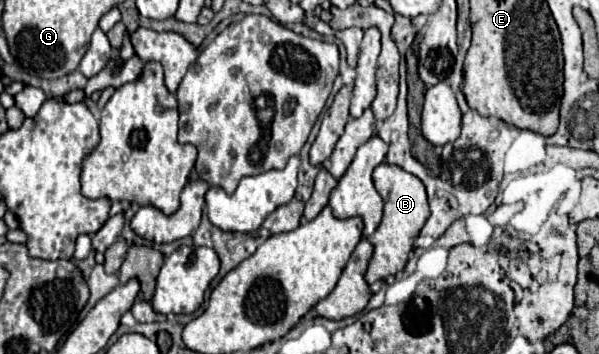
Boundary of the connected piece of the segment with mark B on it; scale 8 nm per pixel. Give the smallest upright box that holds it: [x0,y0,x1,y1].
[365,162,429,284]

